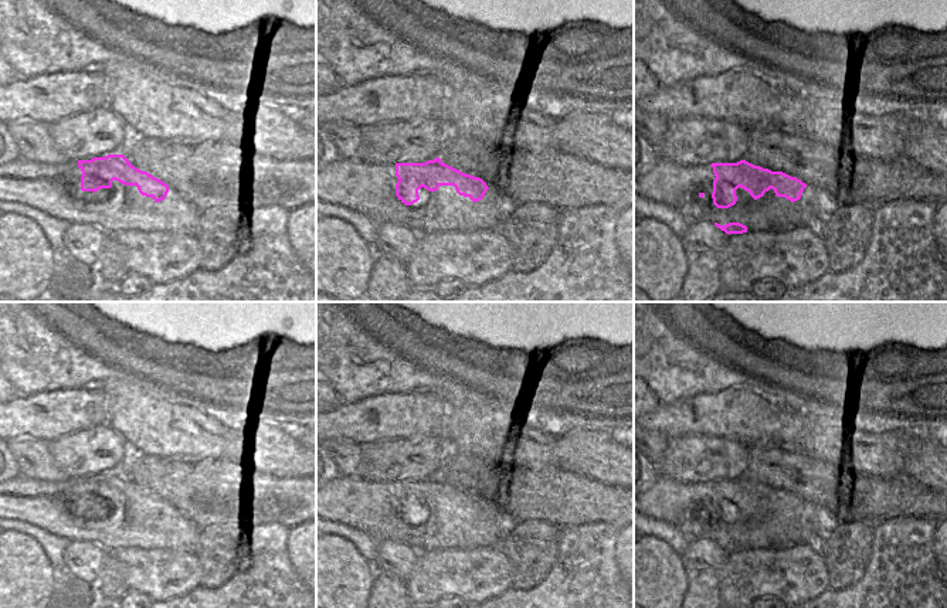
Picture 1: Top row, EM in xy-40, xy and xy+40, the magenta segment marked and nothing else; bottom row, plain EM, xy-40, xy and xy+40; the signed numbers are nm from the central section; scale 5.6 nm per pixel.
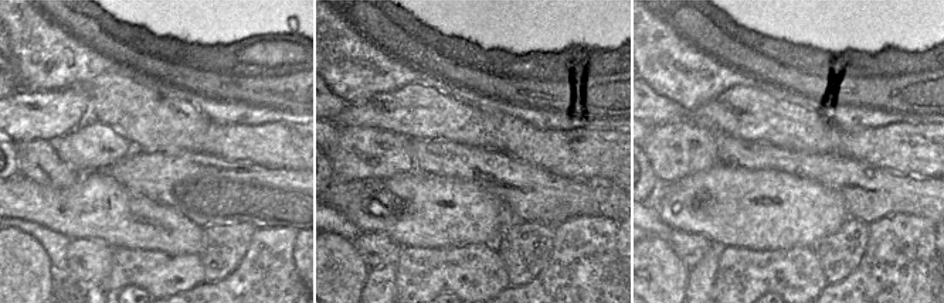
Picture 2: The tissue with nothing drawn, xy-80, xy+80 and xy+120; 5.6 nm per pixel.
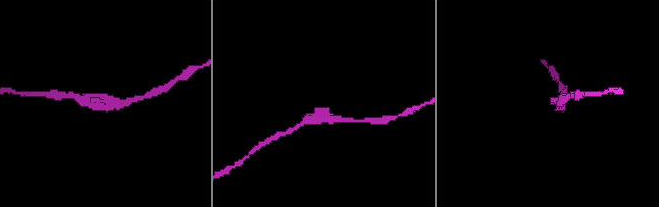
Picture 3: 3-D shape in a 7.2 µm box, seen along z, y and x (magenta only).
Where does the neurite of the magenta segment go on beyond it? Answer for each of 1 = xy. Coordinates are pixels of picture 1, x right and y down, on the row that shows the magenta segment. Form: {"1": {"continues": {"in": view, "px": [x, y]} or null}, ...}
{"1": {"continues": null}}

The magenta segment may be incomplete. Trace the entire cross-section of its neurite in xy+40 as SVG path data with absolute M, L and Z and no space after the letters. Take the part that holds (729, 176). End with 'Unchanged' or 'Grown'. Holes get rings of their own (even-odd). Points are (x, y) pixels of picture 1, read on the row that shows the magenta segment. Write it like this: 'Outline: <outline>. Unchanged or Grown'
Outline: M746 160L737 163L712 163L716 176L713 181L713 204L717 208L729 208L736 204L736 190L739 187L750 193L757 200L770 188L777 197L785 197L791 203L801 198L801 193L807 187L797 177L791 177L783 171L771 171L760 166L754 166Z. Unchanged.

